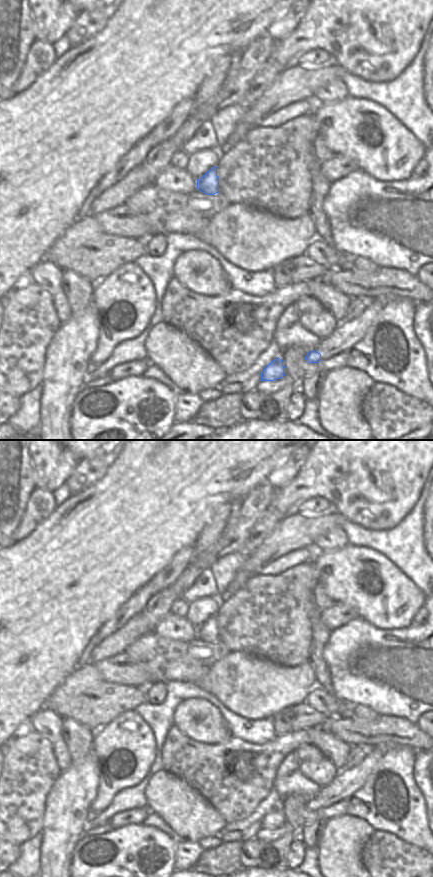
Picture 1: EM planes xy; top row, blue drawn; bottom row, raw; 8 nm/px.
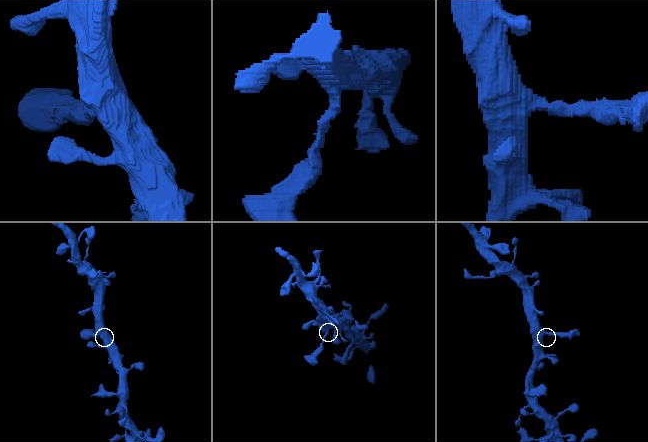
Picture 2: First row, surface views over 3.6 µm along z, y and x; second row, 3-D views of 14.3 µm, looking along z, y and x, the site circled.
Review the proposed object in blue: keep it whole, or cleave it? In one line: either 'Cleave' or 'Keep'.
Keep

